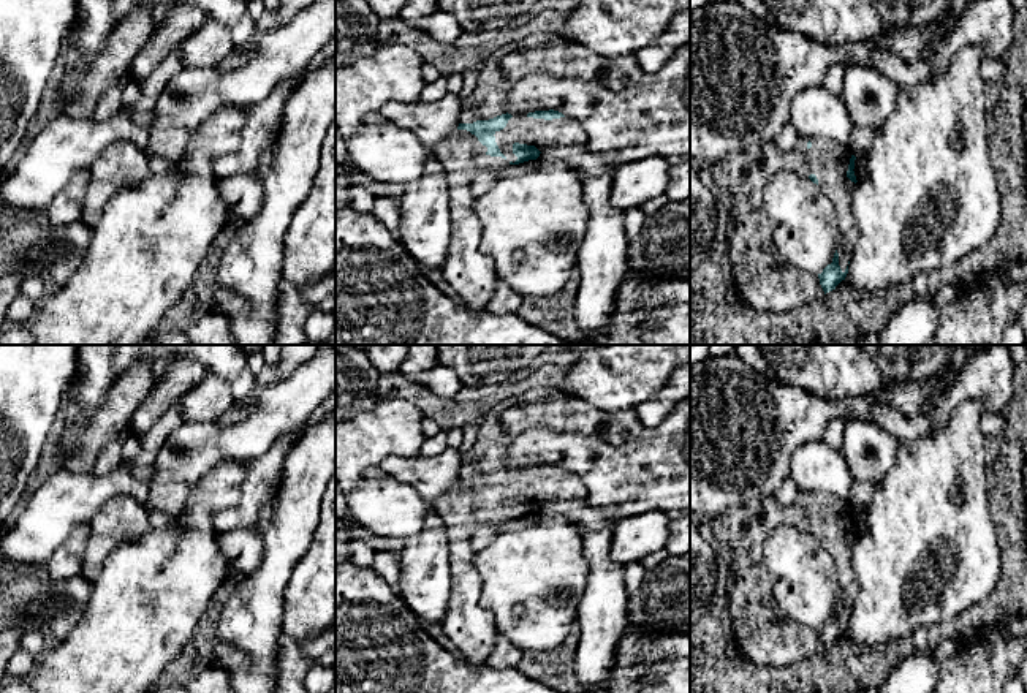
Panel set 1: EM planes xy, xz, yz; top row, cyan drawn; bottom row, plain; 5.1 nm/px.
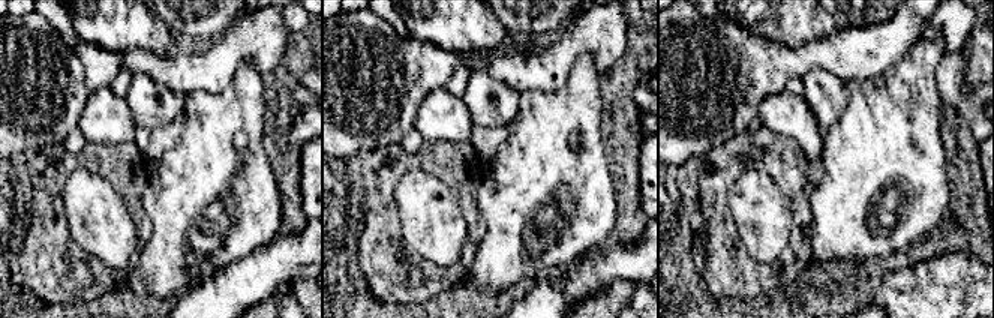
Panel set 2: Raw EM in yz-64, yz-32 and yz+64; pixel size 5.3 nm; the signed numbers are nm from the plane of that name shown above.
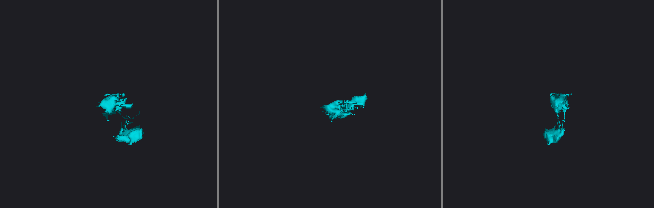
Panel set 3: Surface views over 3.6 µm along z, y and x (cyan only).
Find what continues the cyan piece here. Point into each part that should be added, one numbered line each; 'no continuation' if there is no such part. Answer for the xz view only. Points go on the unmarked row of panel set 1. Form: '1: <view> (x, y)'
1: xz (543, 407)
2: xz (472, 628)

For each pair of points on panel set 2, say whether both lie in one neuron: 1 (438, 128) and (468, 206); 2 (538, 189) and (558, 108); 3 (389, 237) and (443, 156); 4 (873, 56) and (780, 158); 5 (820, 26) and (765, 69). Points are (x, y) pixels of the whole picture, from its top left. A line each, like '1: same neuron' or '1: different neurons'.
1: different neurons
2: same neuron
3: same neuron
4: different neurons
5: different neurons

